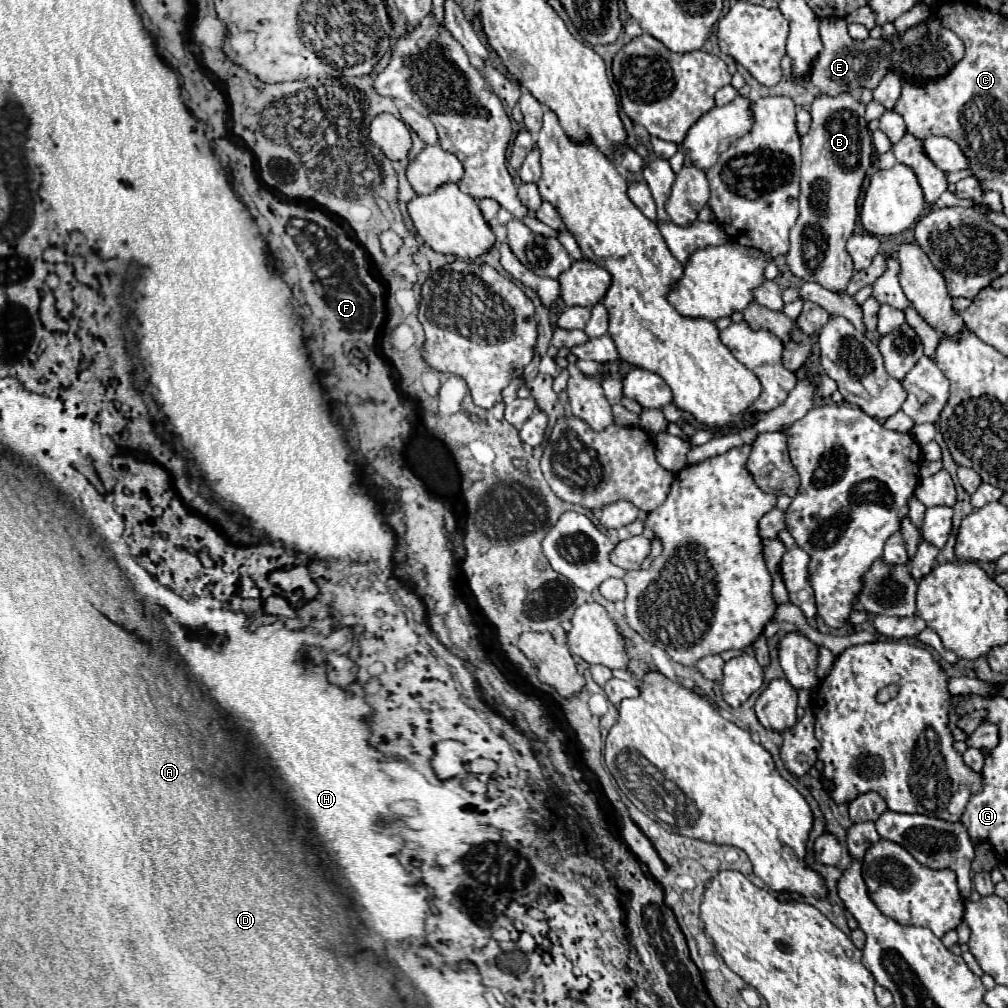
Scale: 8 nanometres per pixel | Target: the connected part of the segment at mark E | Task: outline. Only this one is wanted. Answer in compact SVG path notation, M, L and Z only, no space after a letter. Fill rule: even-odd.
M824 18L820 22L820 38L824 50L812 62L812 76L808 76L802 86L824 96L838 96L844 92L858 94L860 88L876 90L886 74L898 74L902 82L938 80L964 58L964 42L950 28L942 28L938 18L910 26L902 36L894 36L892 40L882 36L852 40L844 18Z

